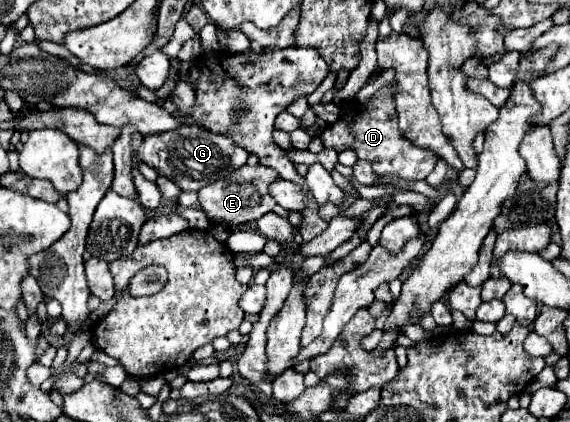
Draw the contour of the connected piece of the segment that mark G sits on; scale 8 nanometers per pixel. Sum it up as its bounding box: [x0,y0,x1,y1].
[138,125,248,191]

